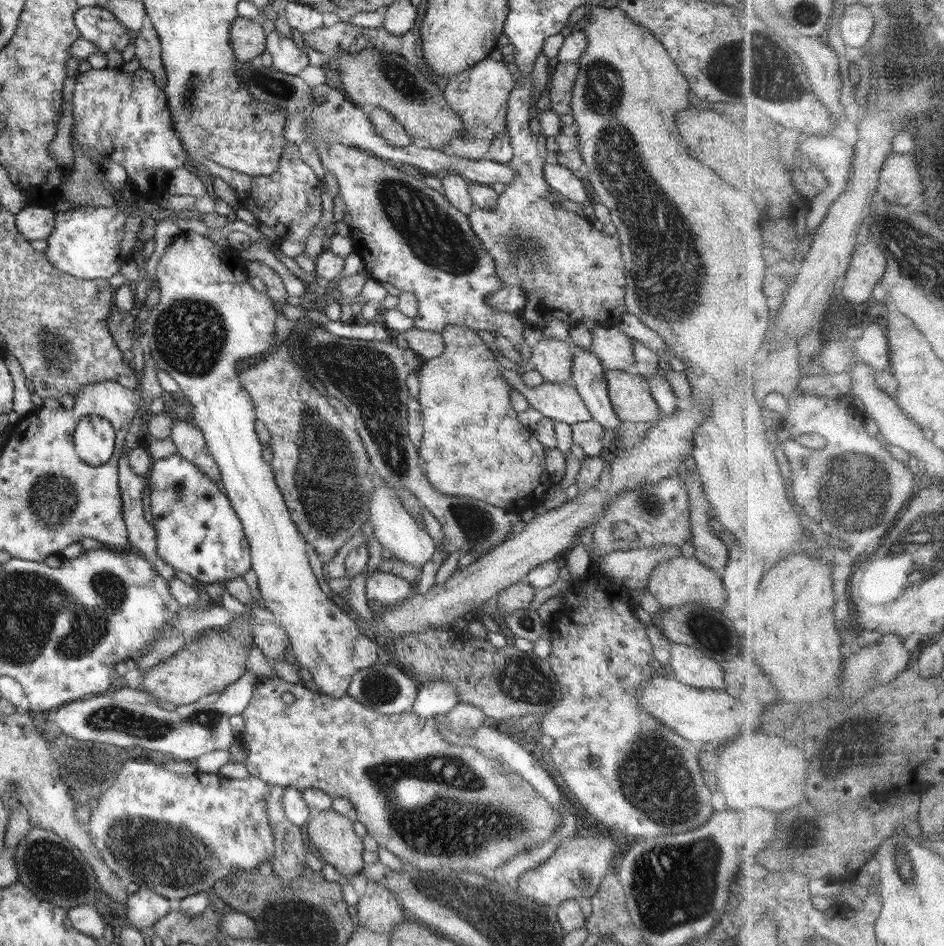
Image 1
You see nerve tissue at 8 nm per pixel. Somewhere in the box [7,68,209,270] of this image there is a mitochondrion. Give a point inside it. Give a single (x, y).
(189, 98)

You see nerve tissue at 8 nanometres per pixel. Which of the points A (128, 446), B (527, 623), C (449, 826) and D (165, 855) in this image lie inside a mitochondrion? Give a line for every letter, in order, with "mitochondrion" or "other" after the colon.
A: other
B: other
C: mitochondrion
D: mitochondrion

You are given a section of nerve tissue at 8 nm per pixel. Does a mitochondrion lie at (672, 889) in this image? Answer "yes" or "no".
yes

